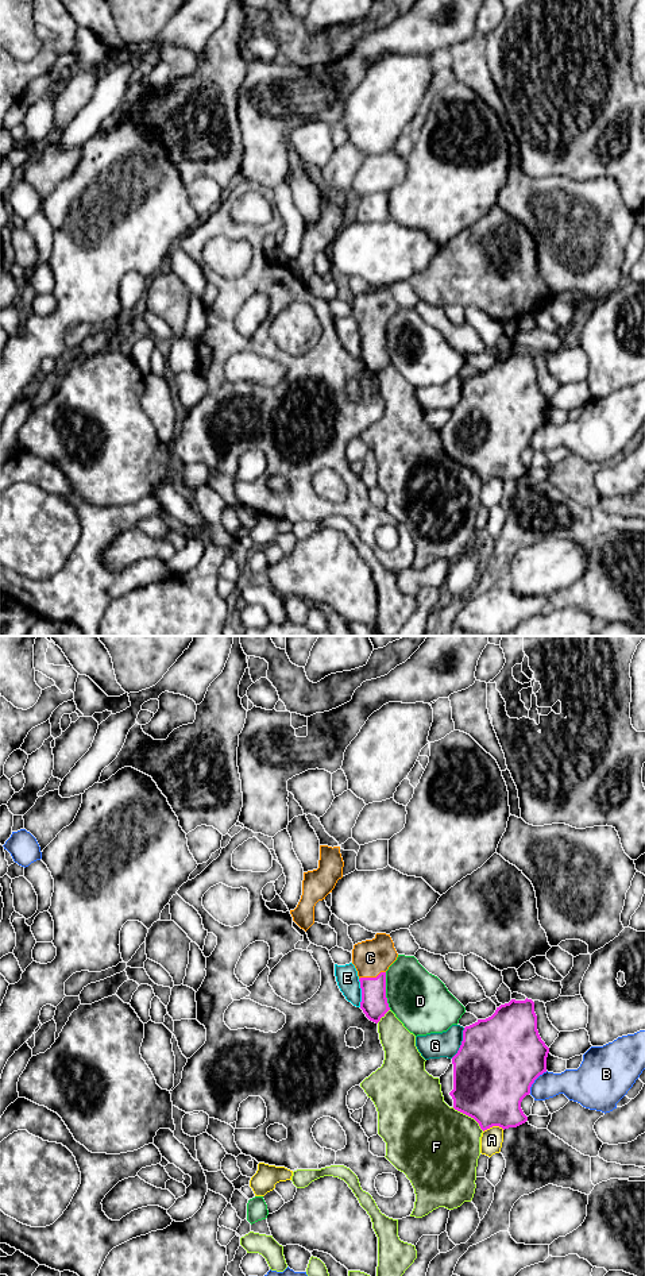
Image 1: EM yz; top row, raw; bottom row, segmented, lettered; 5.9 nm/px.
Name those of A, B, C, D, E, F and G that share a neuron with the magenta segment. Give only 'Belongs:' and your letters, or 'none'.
Belongs: C

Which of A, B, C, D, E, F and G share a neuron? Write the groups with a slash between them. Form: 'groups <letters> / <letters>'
groups A / B / C / D / E / F / G

